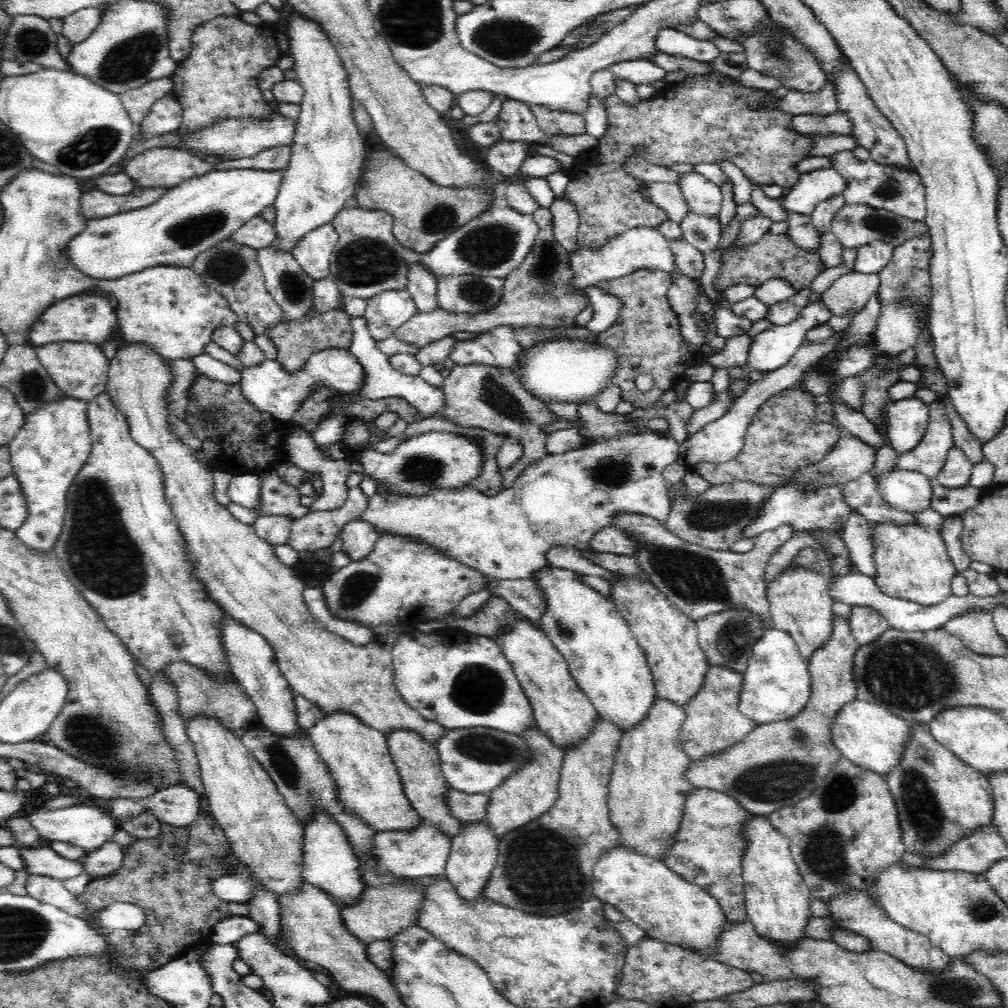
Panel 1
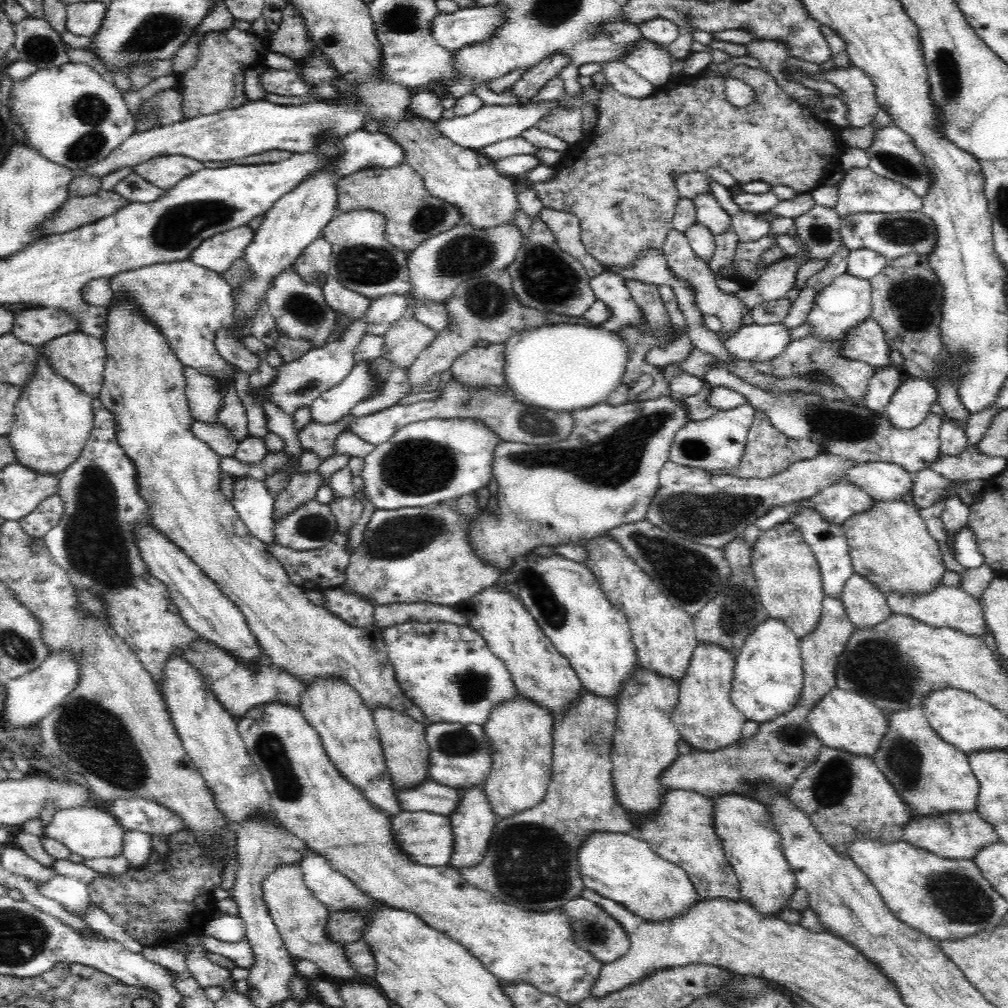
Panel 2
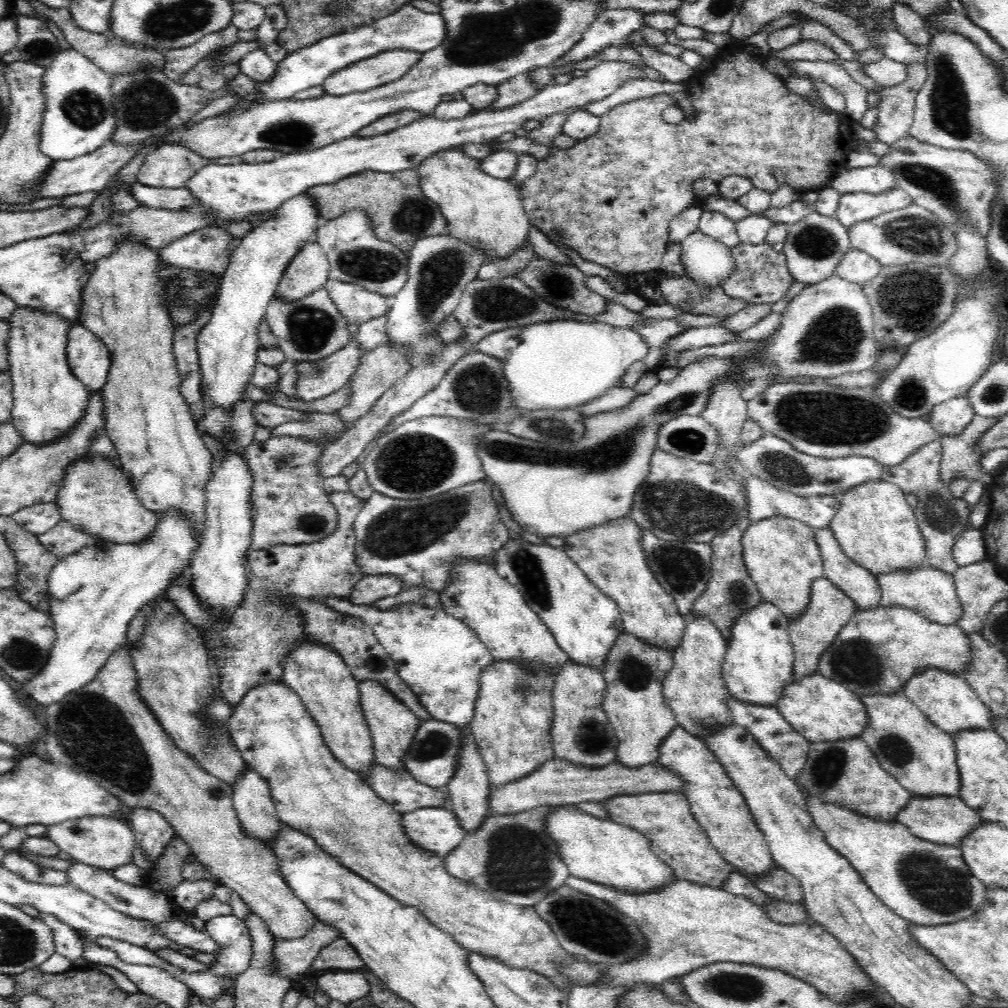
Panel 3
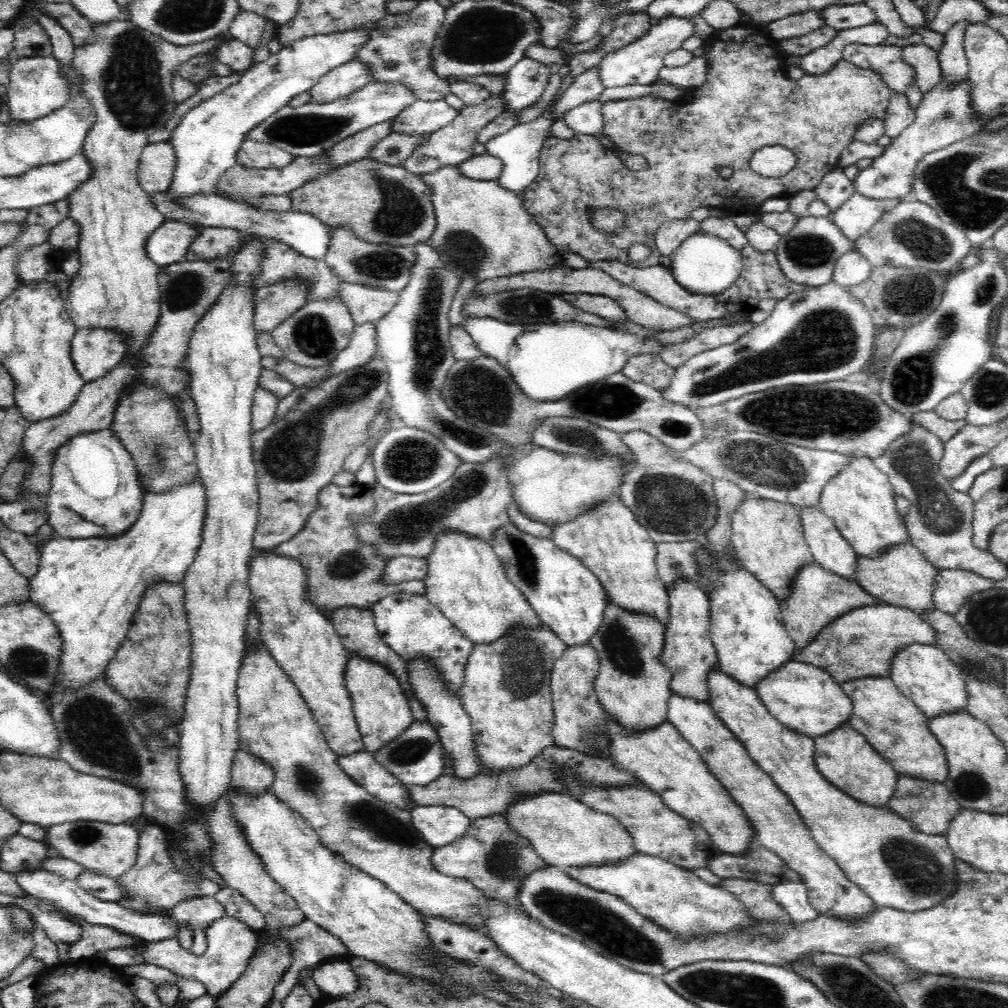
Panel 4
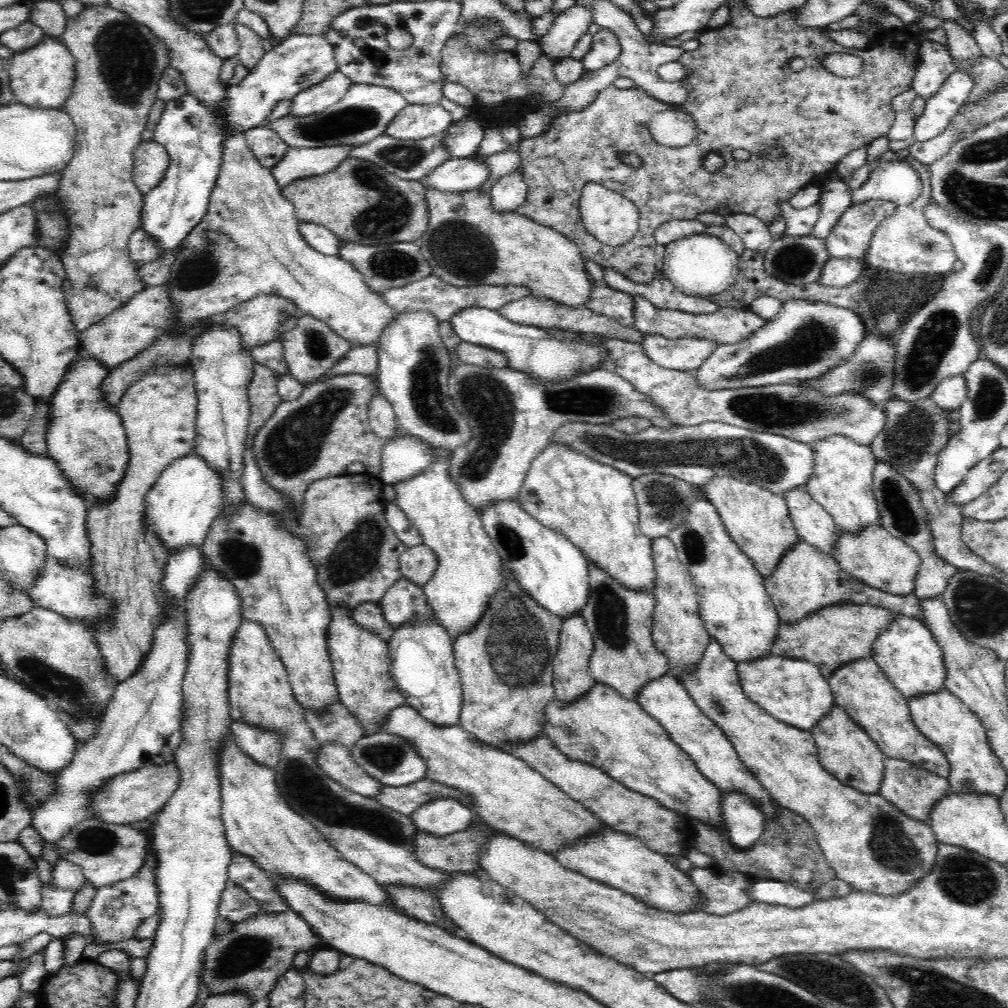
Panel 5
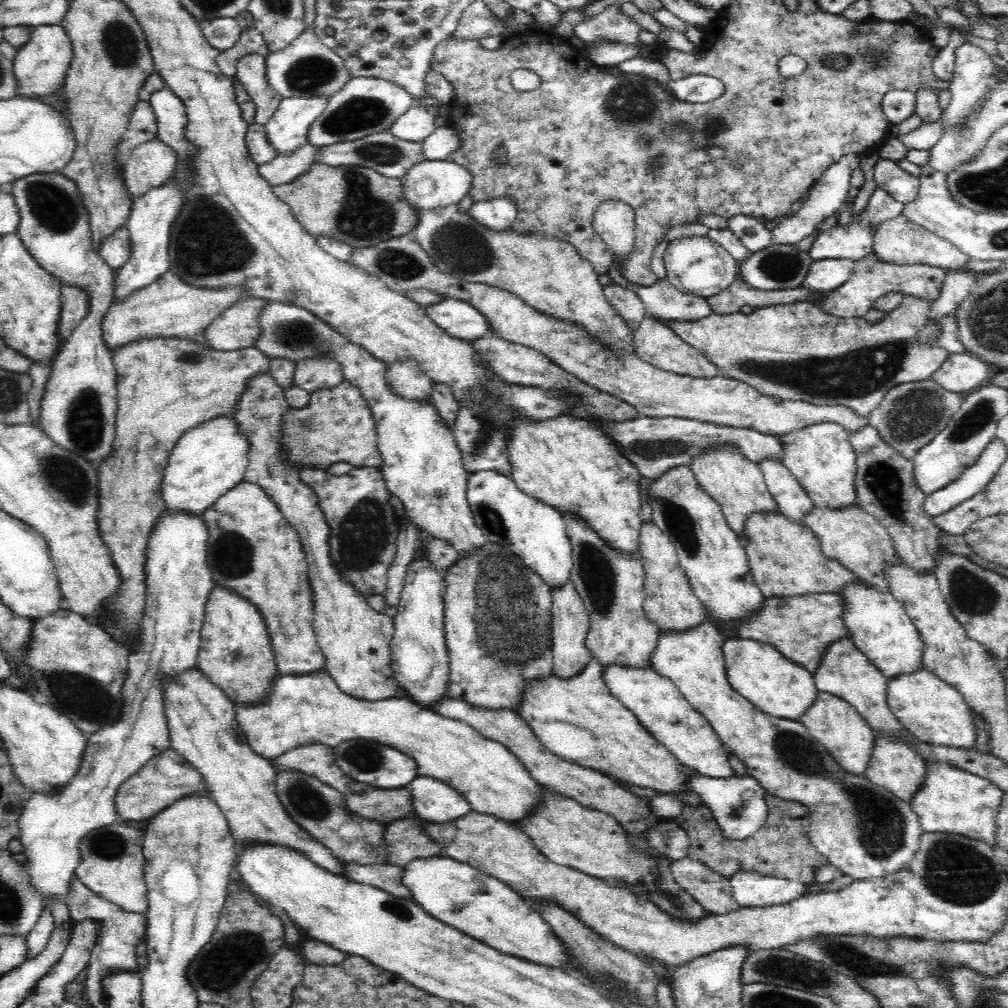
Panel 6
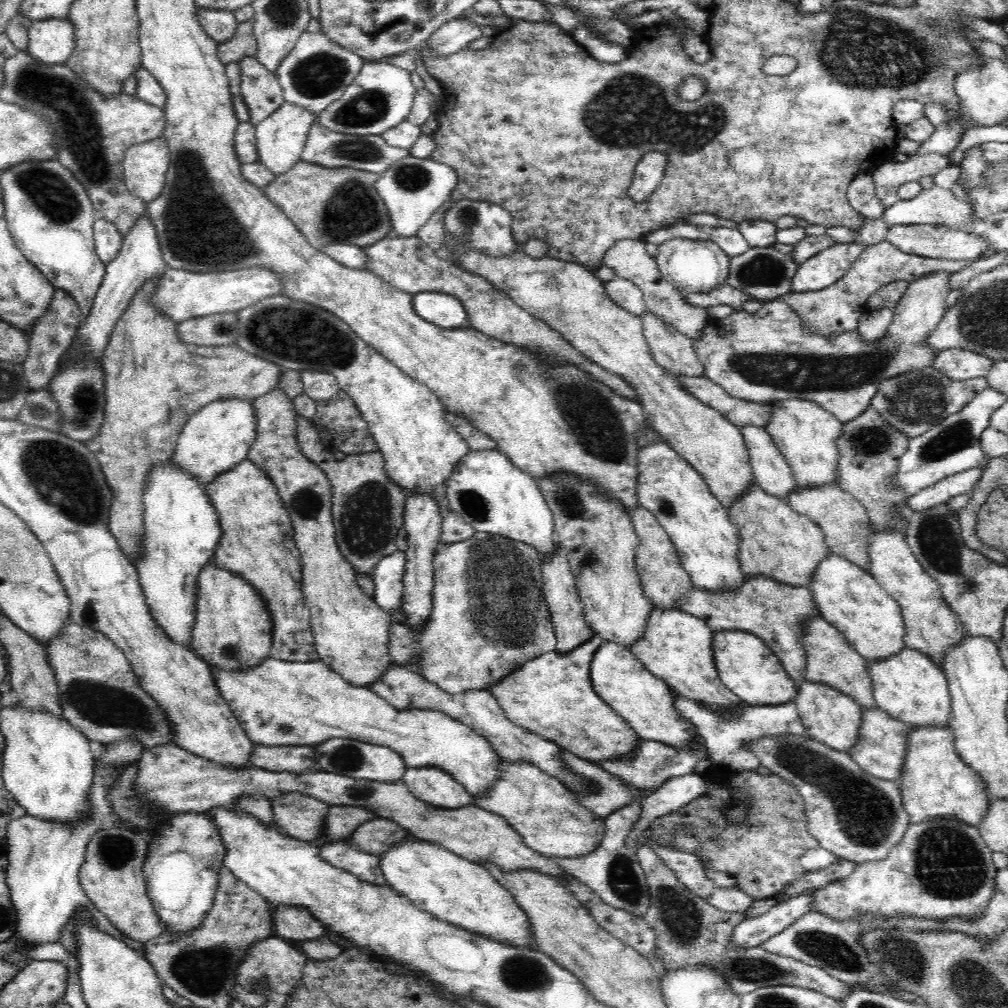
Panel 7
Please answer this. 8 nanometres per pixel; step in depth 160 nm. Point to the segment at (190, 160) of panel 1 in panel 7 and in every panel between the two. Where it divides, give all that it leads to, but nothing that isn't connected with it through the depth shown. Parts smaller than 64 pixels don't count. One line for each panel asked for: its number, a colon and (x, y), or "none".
2: (167, 171)
3: (171, 165)
4: (158, 160)
5: (151, 160)
6: (152, 164)
7: (145, 165)

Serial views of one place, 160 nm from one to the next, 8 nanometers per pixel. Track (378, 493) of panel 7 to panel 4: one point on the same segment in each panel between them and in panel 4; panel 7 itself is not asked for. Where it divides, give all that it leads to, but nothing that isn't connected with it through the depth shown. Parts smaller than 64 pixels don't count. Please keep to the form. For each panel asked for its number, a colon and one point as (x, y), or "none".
4: (342, 571)
5: (356, 553)
6: (364, 527)

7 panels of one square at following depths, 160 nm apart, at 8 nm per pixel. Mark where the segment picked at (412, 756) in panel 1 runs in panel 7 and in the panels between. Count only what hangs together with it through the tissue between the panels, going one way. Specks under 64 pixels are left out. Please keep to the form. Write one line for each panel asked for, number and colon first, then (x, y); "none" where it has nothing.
2: (402, 737)
3: (392, 724)
4: (381, 708)
5: (360, 659)
6: (356, 640)
7: (350, 631)

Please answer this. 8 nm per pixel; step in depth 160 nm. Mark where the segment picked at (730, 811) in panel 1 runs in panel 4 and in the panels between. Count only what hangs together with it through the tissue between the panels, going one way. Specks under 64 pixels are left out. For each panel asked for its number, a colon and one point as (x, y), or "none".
2: (680, 830)
3: (665, 819)
4: (655, 829)

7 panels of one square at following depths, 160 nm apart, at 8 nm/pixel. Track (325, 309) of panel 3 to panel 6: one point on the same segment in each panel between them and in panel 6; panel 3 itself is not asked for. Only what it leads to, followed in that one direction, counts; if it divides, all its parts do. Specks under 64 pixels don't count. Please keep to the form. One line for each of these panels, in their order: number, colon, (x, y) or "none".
4: (312, 337)
5: (311, 348)
6: (311, 374)

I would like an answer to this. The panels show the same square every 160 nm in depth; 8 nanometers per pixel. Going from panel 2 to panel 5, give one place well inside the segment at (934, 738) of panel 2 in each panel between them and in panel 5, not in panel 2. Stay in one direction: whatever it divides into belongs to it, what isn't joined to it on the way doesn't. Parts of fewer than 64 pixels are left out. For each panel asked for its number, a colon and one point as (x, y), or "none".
3: (922, 757)
4: (895, 727)
5: (860, 687)

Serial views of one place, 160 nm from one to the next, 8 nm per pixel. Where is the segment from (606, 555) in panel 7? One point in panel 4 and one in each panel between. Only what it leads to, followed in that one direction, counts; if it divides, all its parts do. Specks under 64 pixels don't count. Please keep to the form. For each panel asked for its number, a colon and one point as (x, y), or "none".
4: (632, 683)
5: (624, 656)
6: (609, 581)

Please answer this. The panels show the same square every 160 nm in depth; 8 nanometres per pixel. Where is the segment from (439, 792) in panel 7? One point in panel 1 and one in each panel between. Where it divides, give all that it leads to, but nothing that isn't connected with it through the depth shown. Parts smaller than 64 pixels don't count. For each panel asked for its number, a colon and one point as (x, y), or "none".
1: (423, 851)
2: (428, 838)
3: (437, 829)
4: (439, 825)
5: (444, 815)
6: (433, 800)

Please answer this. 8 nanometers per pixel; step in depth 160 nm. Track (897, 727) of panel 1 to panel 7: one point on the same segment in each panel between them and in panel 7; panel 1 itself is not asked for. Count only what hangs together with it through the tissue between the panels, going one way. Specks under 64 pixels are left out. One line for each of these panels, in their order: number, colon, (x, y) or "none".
2: (841, 719)
3: (821, 709)
4: (804, 697)
5: (794, 691)
6: (757, 671)
7: (746, 666)

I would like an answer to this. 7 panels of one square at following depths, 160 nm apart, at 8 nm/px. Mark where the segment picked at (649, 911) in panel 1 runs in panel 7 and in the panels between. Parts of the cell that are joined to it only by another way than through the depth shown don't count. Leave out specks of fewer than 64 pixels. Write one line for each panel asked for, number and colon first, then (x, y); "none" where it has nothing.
2: (622, 866)
3: (599, 849)
4: (565, 832)
5: (507, 793)
6: (300, 709)
7: (278, 703)

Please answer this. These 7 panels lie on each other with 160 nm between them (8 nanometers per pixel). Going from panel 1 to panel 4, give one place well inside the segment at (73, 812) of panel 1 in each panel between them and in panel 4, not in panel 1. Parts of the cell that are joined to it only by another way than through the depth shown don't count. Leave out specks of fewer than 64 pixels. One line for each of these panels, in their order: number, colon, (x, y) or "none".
2: (92, 833)
3: (108, 843)
4: (106, 849)

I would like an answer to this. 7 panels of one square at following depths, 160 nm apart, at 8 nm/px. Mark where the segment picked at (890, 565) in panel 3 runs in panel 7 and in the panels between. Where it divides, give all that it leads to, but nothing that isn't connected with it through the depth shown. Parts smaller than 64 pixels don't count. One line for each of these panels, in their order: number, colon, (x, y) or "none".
4: (860, 500)
5: (840, 481)
6: (820, 456)
7: (805, 433)

